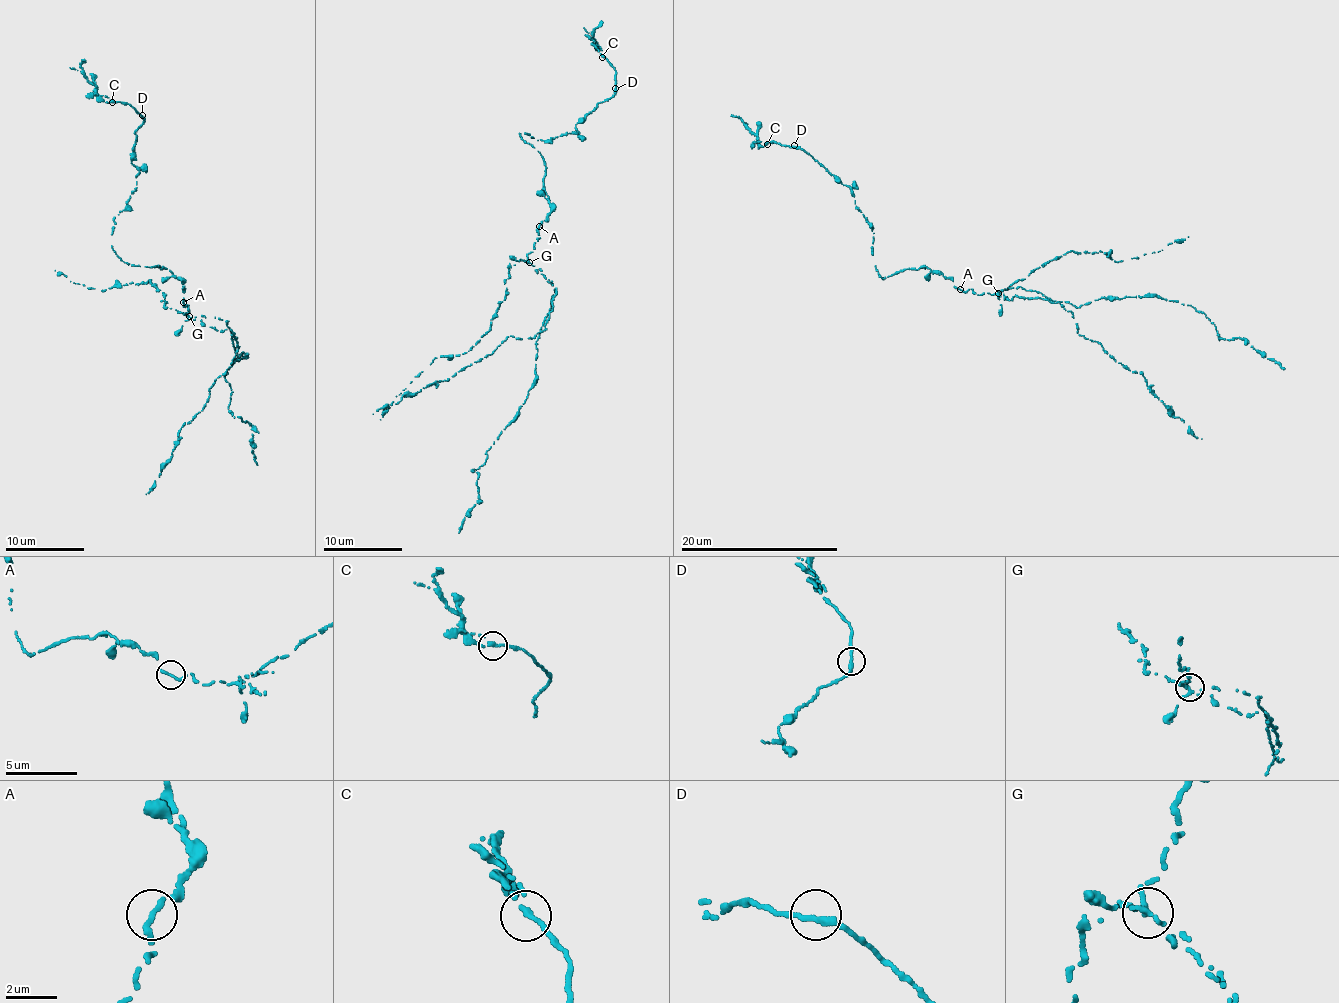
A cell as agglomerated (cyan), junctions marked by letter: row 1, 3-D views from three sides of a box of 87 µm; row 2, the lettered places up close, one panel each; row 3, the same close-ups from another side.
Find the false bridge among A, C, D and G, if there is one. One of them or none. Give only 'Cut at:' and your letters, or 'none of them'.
Cut at: G

